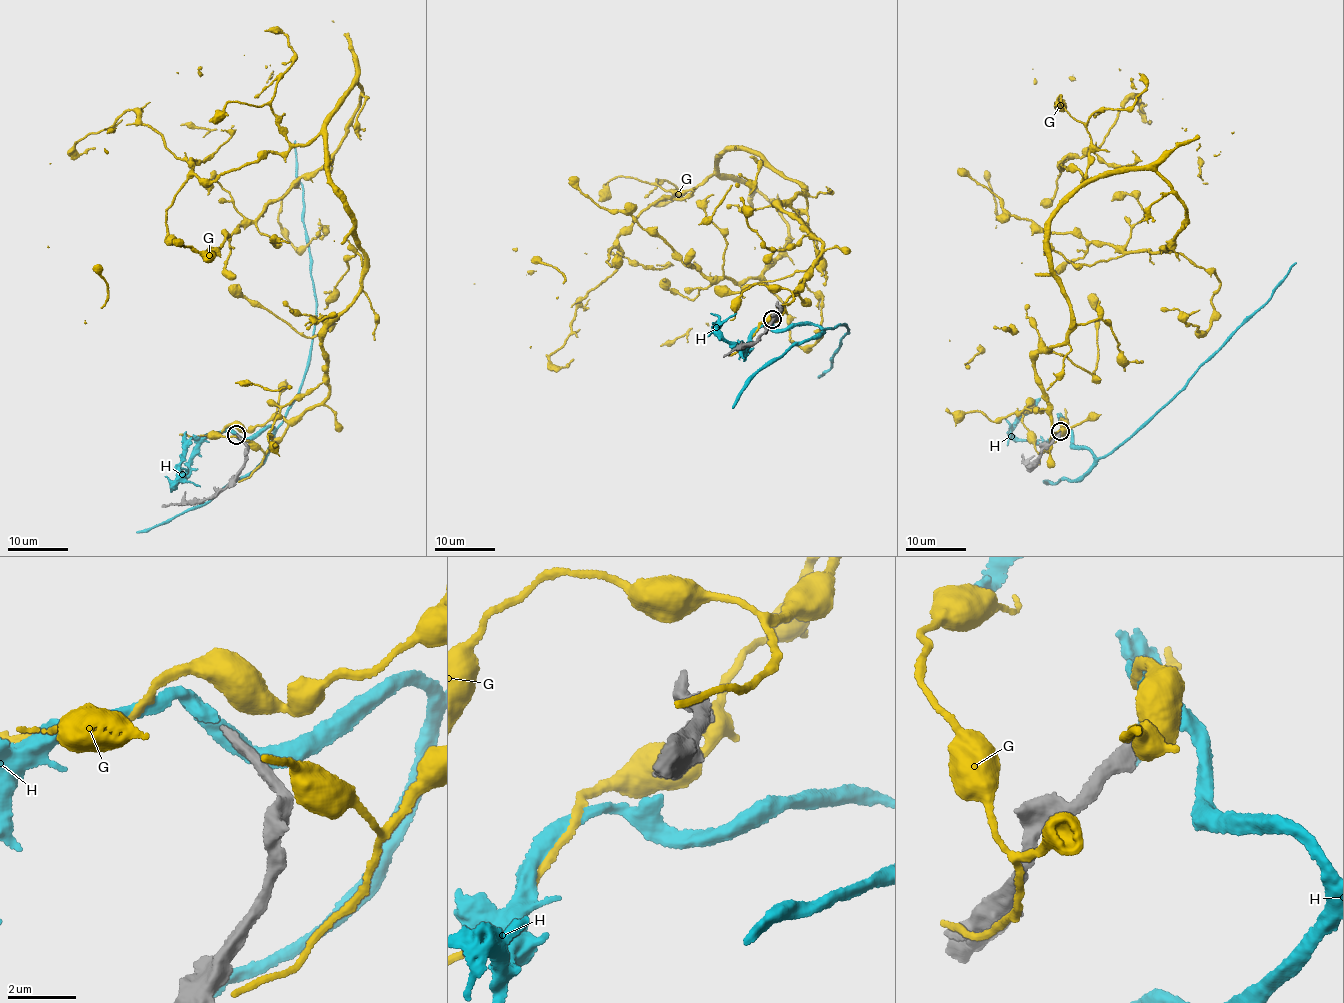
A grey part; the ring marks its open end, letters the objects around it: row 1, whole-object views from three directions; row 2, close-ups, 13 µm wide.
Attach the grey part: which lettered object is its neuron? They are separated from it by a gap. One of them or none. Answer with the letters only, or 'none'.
H

